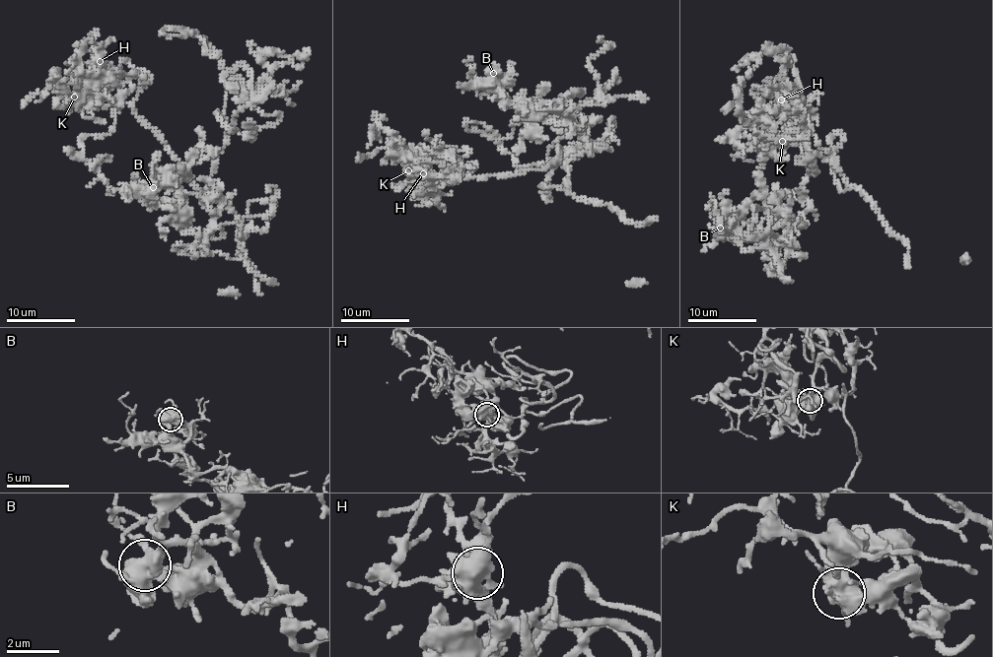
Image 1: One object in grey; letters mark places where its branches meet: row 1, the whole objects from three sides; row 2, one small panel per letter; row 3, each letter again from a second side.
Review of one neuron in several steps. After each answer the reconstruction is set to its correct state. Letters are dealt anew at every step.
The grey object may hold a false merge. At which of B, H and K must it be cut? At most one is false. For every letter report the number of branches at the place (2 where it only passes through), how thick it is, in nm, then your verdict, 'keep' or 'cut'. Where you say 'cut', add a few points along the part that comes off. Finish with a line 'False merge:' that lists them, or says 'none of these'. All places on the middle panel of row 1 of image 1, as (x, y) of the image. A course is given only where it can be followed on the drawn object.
B: branches 5; calibre 550 nm; keep
H: branches 7; calibre 600 nm; keep
K: branches 6; calibre 600 nm; keep
False merge: none of these

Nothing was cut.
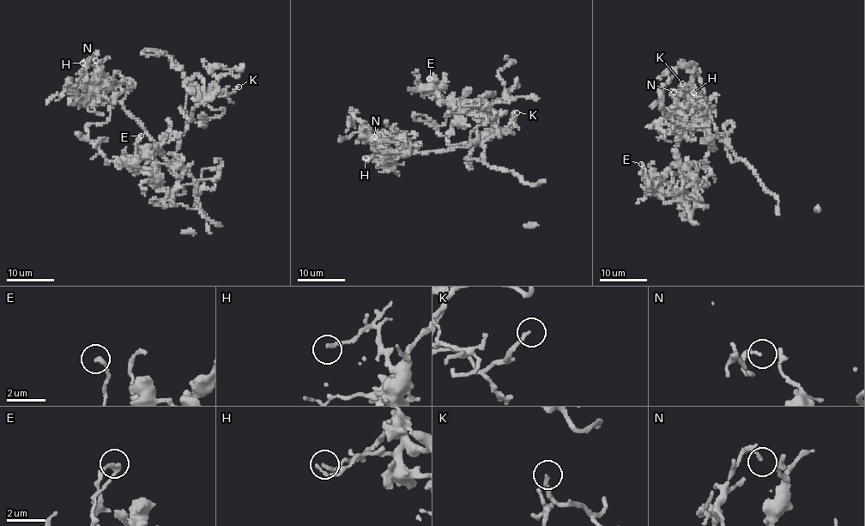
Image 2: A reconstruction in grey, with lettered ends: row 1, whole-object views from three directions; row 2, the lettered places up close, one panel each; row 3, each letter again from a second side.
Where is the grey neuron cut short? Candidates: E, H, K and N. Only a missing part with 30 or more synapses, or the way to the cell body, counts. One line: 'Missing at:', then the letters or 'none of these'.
Missing at: K

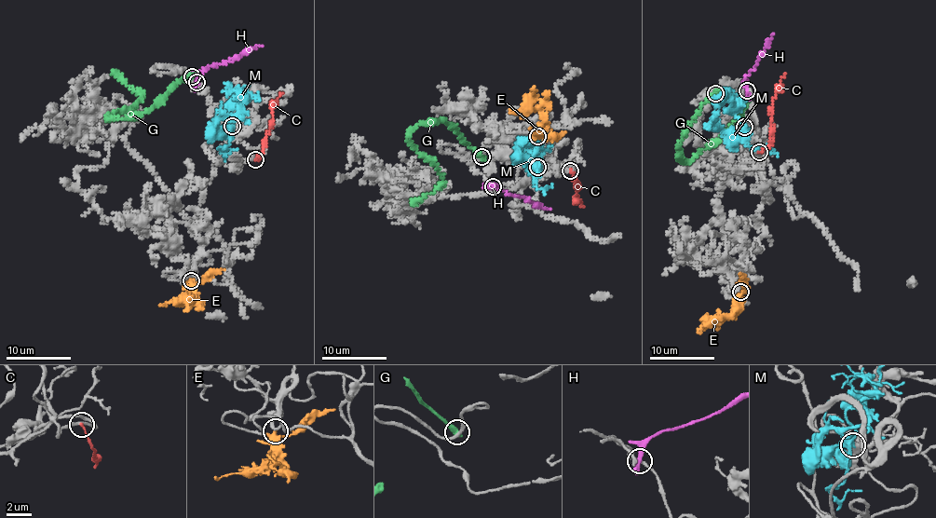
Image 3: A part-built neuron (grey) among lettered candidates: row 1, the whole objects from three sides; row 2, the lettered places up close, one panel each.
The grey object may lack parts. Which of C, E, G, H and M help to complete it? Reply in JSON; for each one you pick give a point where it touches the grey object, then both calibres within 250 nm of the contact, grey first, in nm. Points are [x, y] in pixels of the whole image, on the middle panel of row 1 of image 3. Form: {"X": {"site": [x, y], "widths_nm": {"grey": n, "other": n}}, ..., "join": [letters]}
{"M": {"site": [537, 167], "widths_nm": {"grey": 500, "other": 320}}, "join": ["M"]}

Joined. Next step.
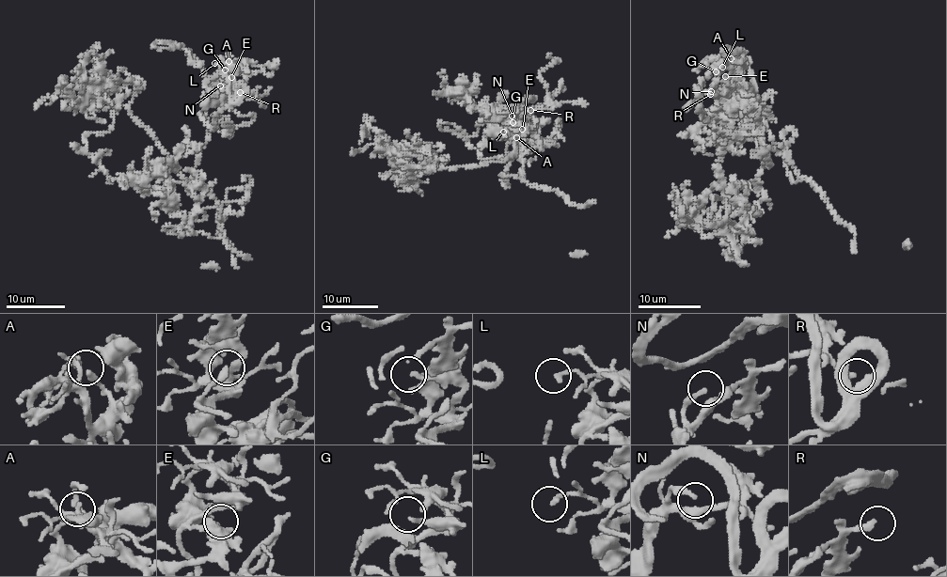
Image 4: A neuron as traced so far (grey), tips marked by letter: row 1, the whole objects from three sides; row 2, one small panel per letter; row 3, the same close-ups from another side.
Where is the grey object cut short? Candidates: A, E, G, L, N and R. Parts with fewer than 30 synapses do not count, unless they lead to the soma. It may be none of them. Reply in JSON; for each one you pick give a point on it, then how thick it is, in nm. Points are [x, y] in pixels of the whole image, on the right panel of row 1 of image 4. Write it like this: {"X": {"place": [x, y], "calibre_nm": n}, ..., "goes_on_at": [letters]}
{"goes_on_at": []}

